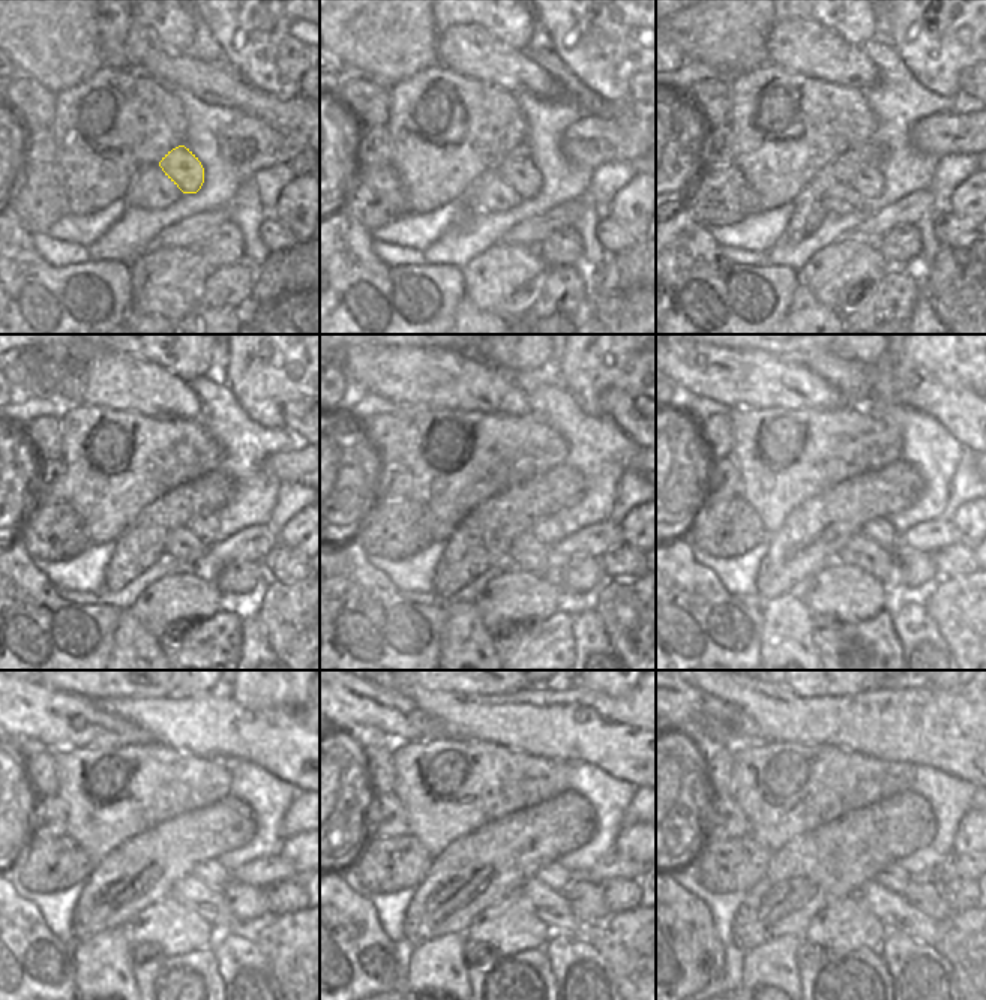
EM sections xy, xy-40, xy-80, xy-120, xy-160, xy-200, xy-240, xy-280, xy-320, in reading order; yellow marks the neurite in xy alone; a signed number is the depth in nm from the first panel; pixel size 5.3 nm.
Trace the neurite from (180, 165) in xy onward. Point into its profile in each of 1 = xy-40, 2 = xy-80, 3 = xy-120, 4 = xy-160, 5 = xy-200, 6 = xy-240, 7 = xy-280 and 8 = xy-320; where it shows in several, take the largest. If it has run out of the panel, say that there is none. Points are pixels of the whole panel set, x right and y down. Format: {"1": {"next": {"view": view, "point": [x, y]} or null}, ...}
{"1": {"next": {"view": "xy-40", "point": [520, 171]}}, "2": {"next": {"view": "xy-80", "point": [869, 182]}}, "3": {"next": {"view": "xy-120", "point": [206, 526]}}, "4": {"next": {"view": "xy-160", "point": [547, 529]}}, "5": {"next": {"view": "xy-200", "point": [881, 531]}}, "6": {"next": {"view": "xy-240", "point": [212, 871]}}, "7": {"next": {"view": "xy-280", "point": [556, 876]}}, "8": {"next": {"view": "xy-320", "point": [896, 879]}}}

